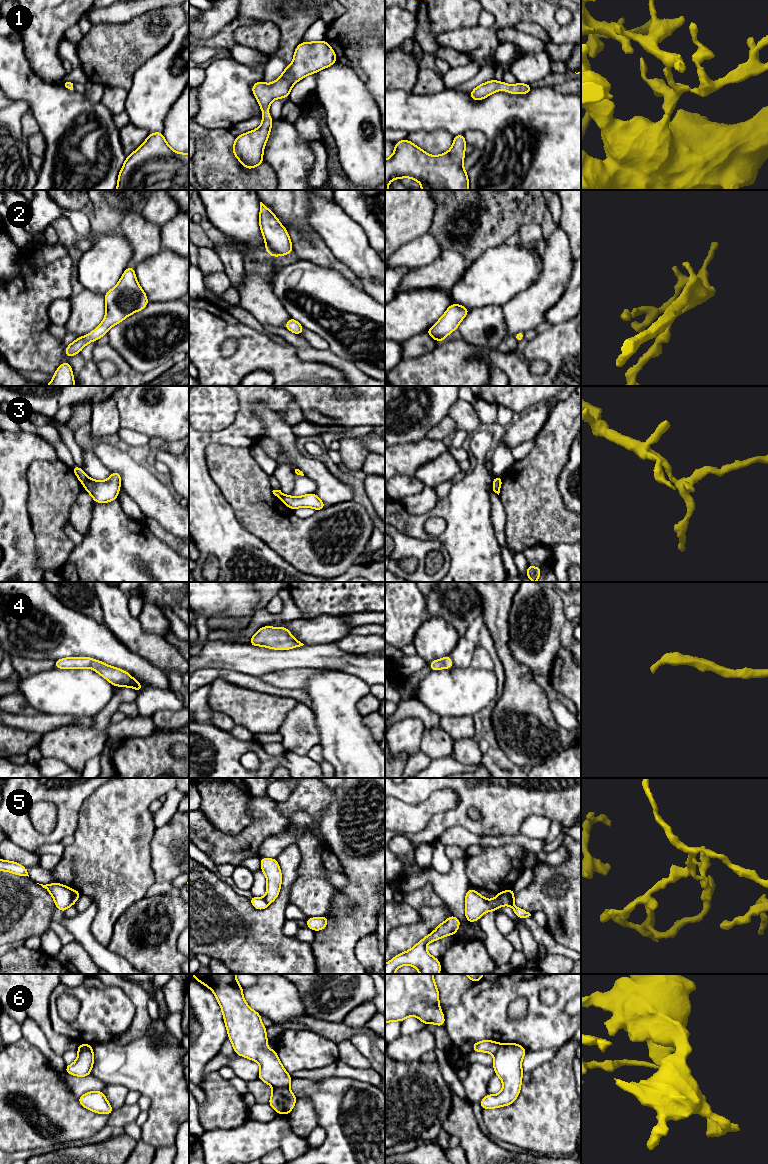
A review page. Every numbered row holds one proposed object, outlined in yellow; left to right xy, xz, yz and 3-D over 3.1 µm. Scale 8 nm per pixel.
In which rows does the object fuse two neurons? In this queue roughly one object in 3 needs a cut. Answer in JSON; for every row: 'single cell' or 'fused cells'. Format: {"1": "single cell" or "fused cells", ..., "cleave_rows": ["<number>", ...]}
{"1": "single cell", "2": "single cell", "3": "fused cells", "4": "single cell", "5": "fused cells", "6": "fused cells", "cleave_rows": ["3", "5", "6"]}

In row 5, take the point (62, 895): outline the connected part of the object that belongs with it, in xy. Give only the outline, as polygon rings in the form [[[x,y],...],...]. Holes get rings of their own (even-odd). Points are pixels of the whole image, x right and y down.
[[[52,883],[46,885],[39,884],[39,885],[41,885],[43,888],[45,888],[47,891],[50,892],[50,894],[54,899],[55,906],[61,912],[64,913],[68,907],[73,906],[72,905],[73,890],[71,888],[59,883]]]

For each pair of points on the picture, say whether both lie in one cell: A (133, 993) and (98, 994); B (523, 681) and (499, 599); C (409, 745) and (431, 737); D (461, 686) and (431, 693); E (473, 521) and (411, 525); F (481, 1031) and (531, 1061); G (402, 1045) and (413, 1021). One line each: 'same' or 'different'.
A: different
B: same
C: different
D: same
E: same
F: different
G: different

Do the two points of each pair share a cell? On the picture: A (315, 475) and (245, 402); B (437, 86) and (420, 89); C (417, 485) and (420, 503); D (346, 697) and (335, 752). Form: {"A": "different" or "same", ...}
{"A": "different", "B": "same", "C": "different", "D": "same"}

